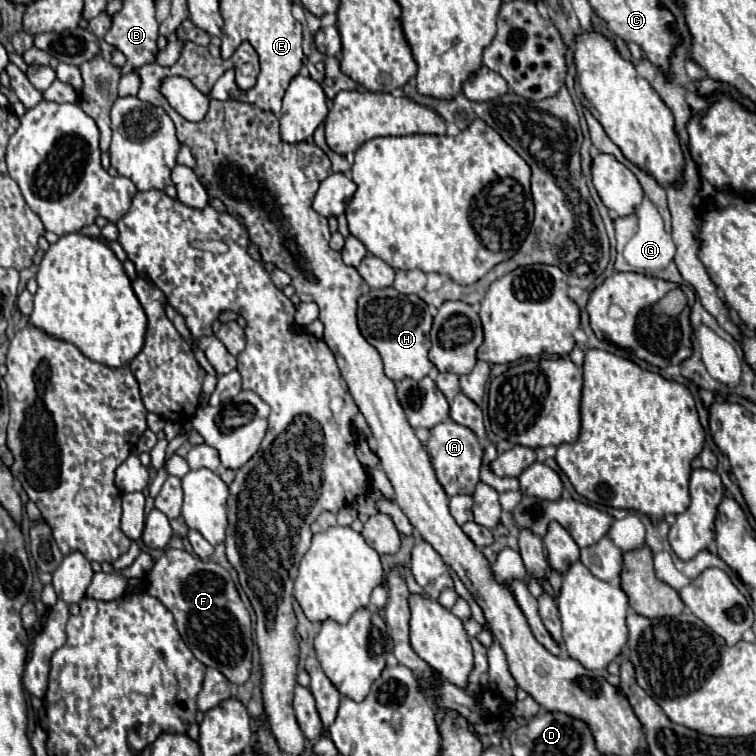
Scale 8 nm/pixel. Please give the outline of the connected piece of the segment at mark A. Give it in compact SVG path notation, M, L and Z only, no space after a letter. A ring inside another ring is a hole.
M447 418L445 422L441 422L429 430L425 448L429 452L437 480L443 486L443 490L447 492L447 496L457 496L457 494L471 496L475 492L475 486L479 482L481 462L483 462L483 450L481 450L477 436L469 428Z

